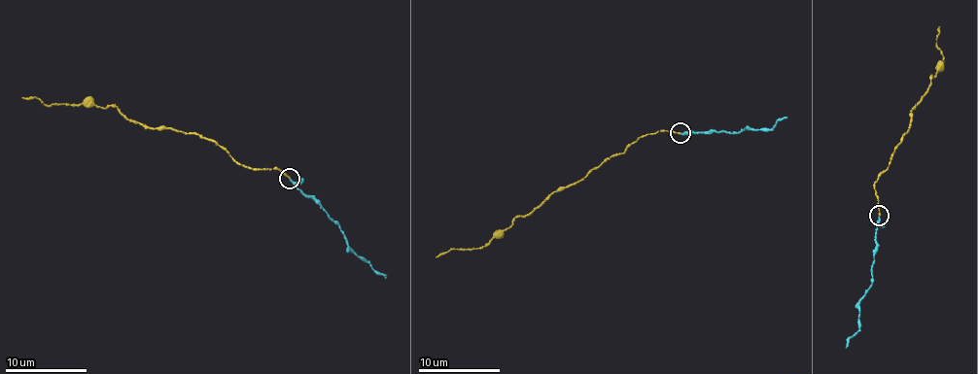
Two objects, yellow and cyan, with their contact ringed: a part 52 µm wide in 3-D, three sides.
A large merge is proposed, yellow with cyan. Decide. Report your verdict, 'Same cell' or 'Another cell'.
Same cell

